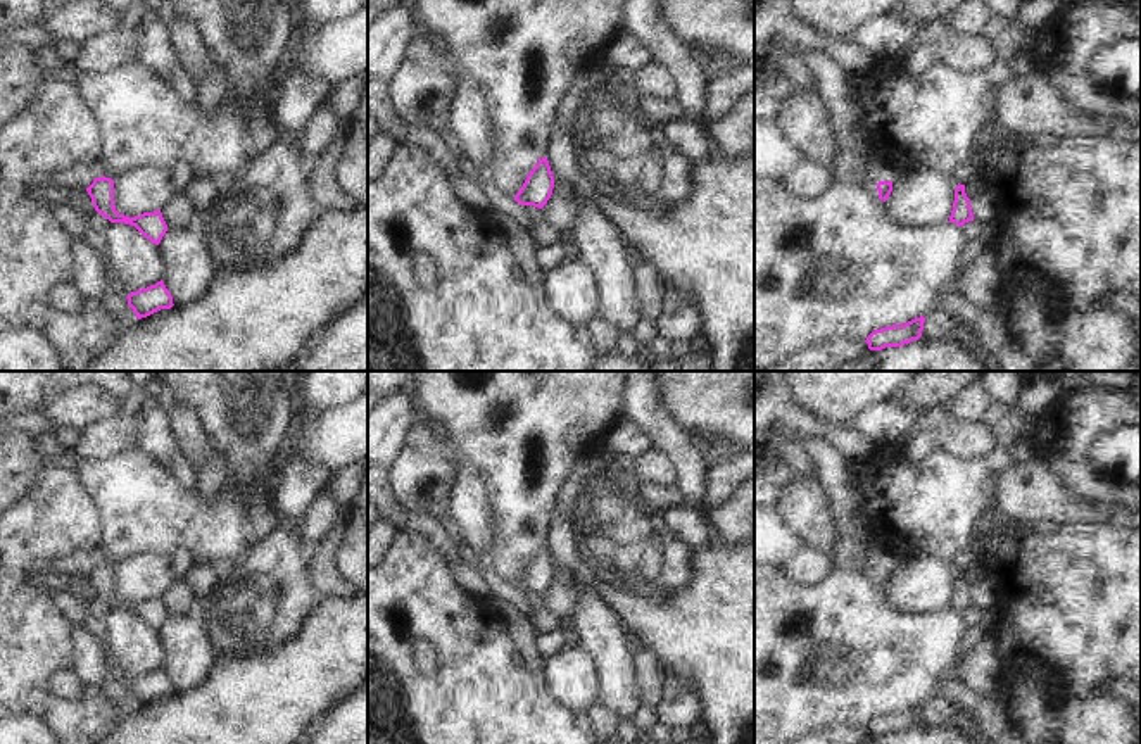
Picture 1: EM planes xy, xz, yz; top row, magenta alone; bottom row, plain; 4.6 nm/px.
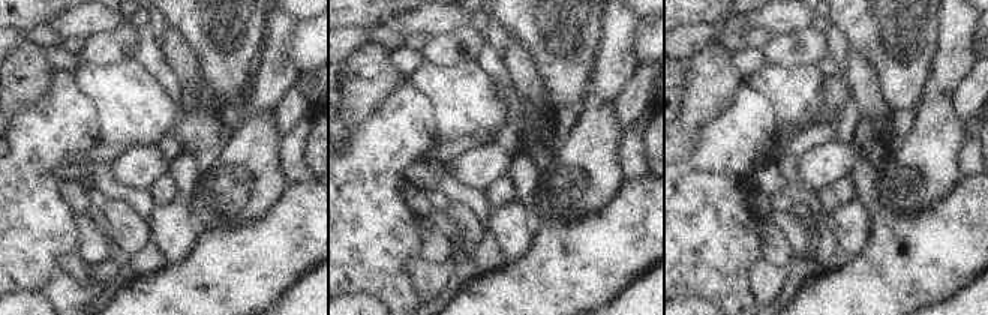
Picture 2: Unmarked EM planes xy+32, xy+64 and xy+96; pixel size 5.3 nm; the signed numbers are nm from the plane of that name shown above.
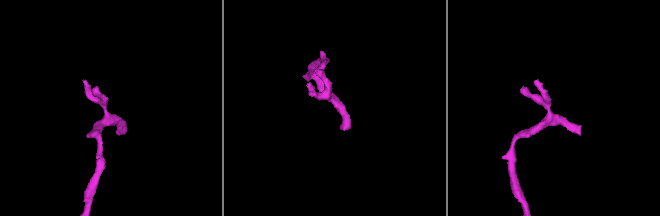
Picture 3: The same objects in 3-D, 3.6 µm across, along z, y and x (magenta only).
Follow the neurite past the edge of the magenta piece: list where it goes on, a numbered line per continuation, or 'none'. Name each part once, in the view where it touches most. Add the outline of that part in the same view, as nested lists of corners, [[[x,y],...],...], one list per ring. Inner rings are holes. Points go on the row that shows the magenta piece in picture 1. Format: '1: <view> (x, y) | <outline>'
none

